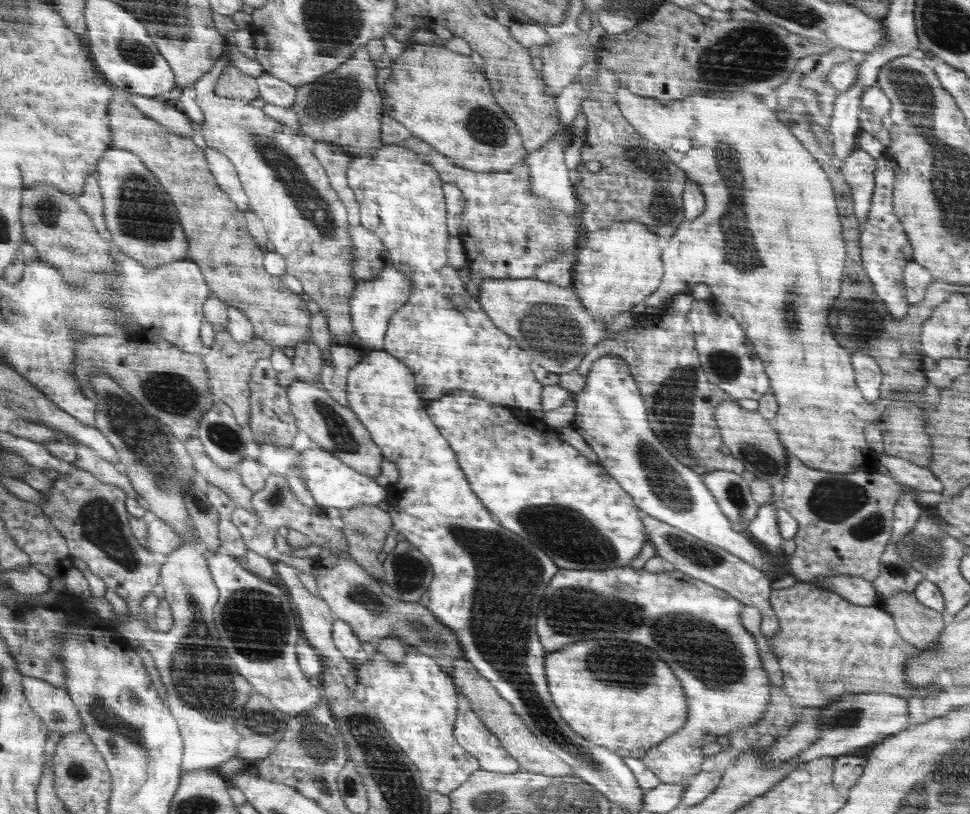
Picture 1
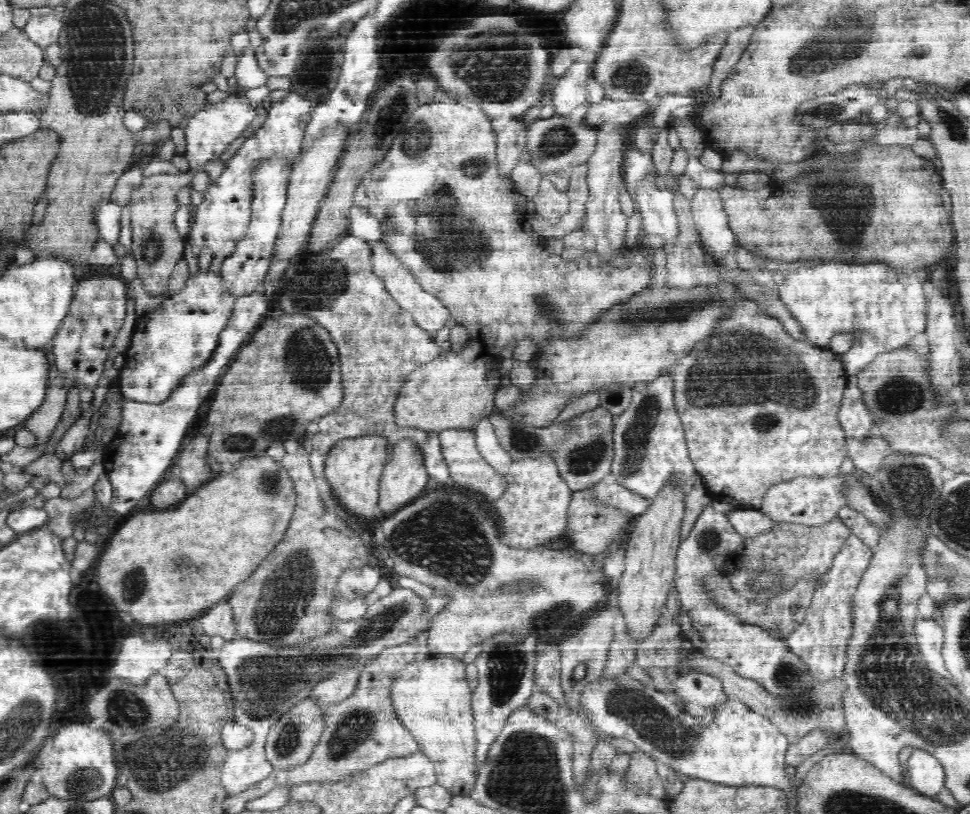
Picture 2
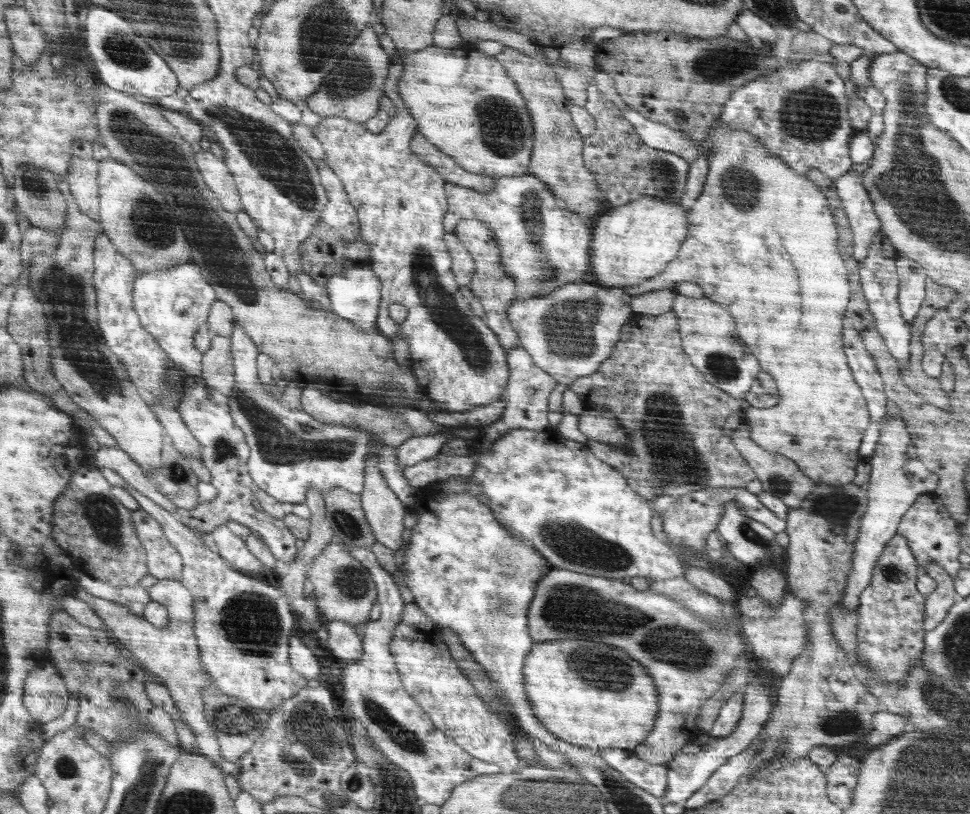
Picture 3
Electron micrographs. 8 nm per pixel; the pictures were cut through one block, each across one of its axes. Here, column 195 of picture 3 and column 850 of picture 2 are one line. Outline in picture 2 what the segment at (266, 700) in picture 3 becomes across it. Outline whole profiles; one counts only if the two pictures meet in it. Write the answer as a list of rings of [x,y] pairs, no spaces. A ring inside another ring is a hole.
[[[852,532],[848,533],[840,548],[831,556],[830,566],[819,576],[819,583],[804,620],[783,638],[790,650],[799,654],[810,665],[812,675],[819,681],[841,676],[844,647],[850,632],[852,615],[850,597],[860,582],[872,553],[873,550],[862,539]]]

